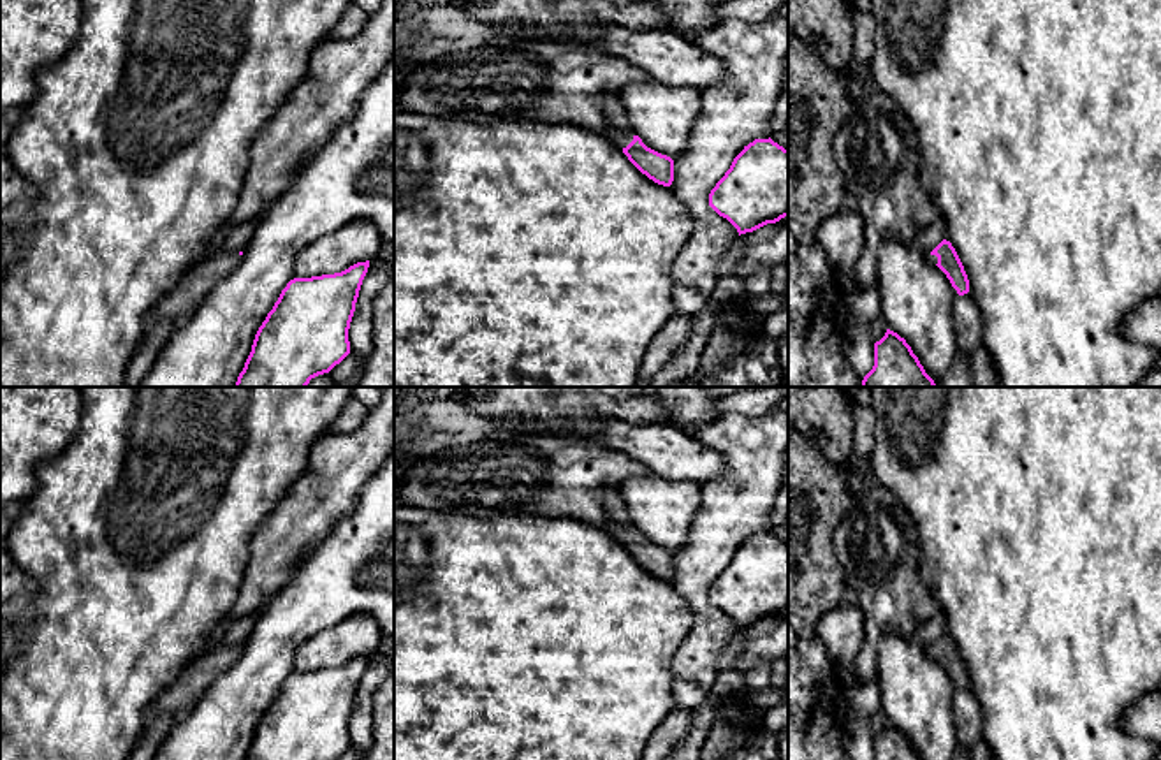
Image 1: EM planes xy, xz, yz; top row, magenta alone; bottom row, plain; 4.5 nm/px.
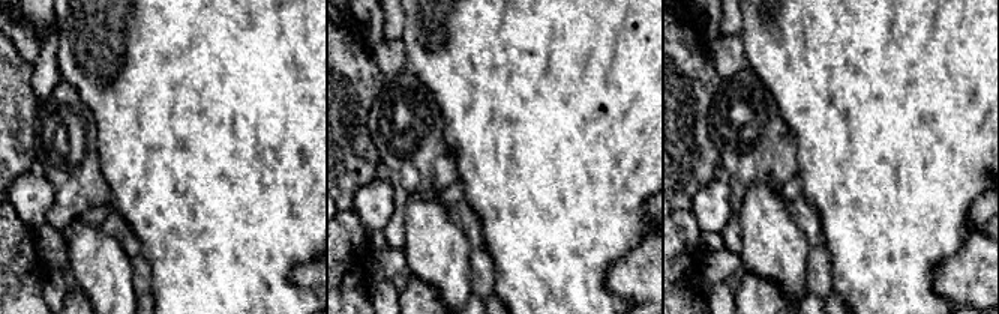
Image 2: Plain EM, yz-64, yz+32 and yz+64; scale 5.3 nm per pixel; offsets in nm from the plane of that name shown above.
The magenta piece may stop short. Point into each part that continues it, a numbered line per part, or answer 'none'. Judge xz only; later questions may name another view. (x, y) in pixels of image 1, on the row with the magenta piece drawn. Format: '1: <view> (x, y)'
1: xz (620, 138)

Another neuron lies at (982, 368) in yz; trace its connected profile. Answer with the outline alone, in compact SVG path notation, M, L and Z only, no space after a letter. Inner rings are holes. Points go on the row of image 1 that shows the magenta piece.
M983 345L968 352L968 364L975 387L999 387L994 362Z

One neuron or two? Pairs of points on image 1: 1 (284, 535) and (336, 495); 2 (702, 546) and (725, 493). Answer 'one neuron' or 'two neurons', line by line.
1: one neuron
2: one neuron

